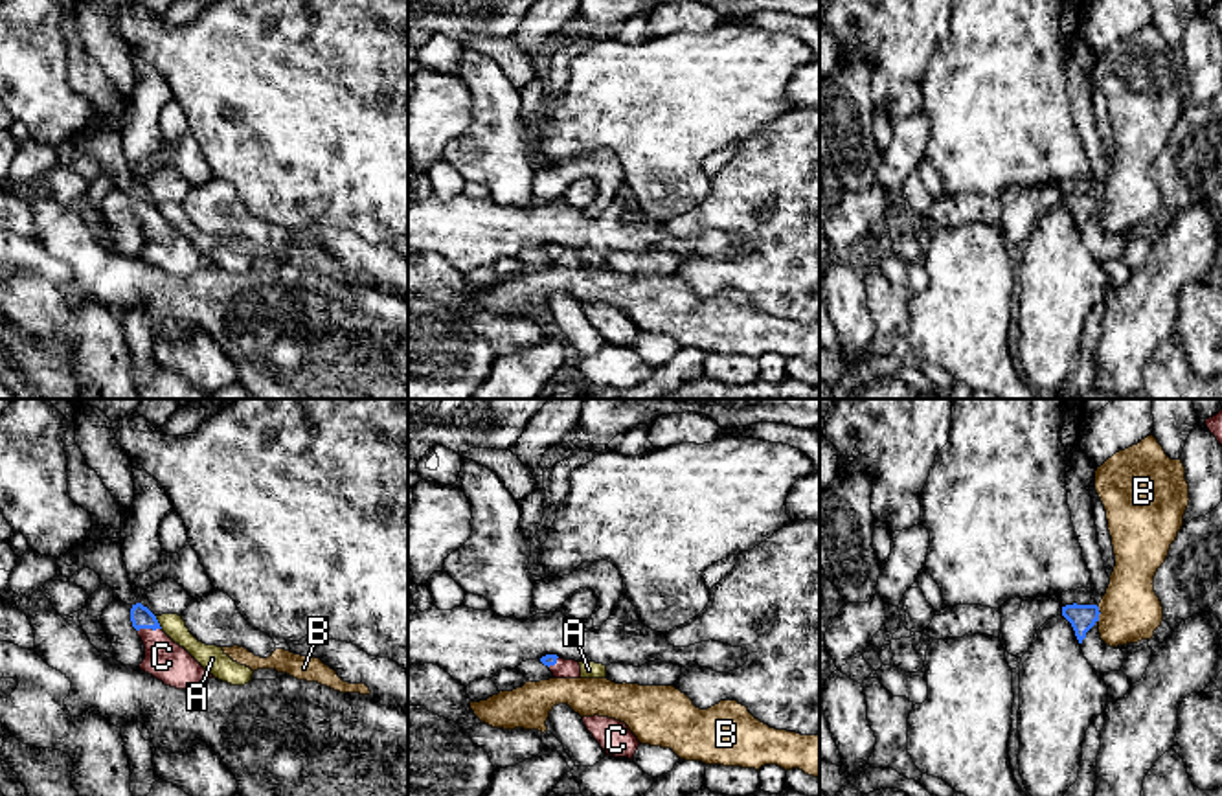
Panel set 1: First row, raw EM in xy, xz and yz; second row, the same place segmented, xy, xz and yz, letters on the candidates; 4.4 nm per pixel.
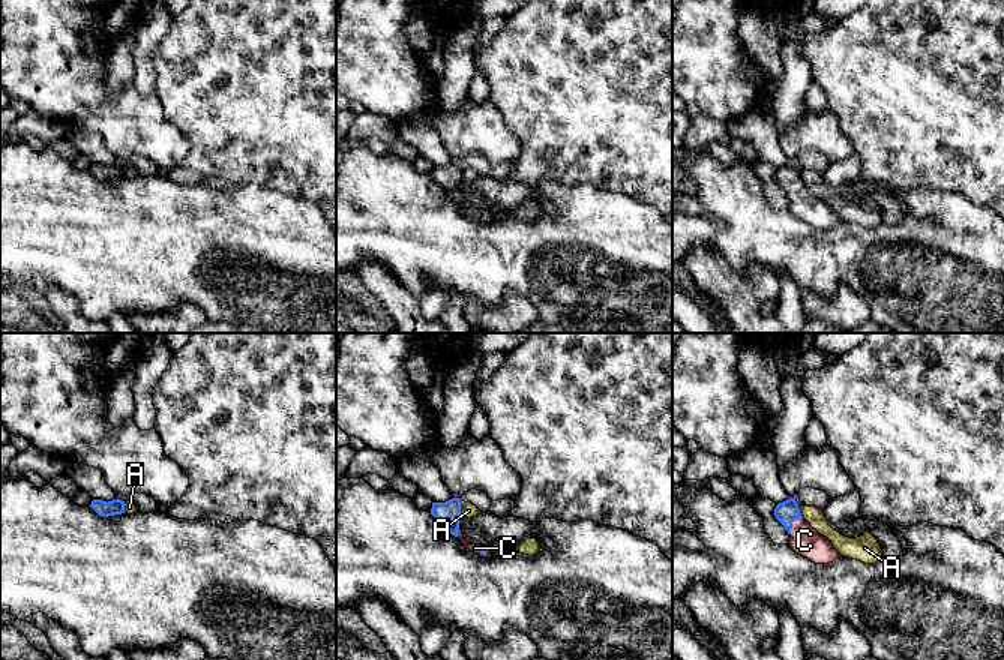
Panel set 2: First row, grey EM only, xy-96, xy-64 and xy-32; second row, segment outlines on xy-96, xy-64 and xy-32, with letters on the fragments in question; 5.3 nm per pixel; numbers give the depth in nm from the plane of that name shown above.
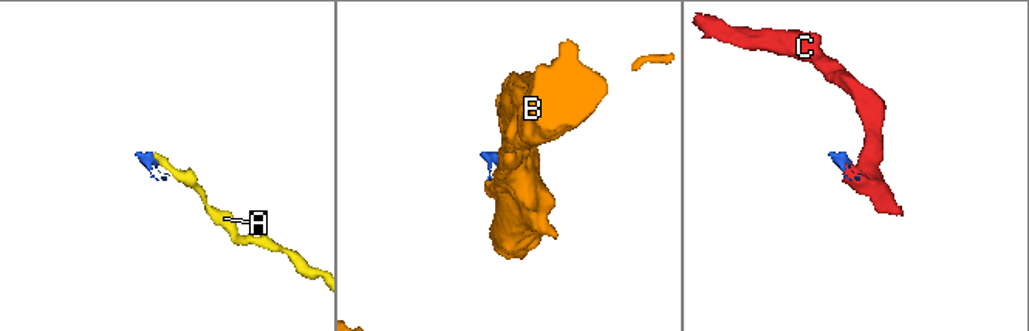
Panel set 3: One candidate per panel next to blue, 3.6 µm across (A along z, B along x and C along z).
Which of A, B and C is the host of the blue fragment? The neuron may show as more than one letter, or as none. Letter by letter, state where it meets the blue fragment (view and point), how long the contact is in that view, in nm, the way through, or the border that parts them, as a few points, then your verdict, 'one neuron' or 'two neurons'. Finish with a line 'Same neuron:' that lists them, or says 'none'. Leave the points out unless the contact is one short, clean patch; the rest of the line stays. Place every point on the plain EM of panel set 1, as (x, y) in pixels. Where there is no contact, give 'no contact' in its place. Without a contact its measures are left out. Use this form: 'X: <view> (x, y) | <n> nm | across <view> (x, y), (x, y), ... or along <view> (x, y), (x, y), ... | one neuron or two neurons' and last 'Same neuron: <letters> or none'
A: xy (157, 210) | 70 nm | along xy (155, 204), (162, 216) | two neurons
B: yz (1099, 201) | 70 nm | two neurons
C: xy (149, 216) | 110 nm | across xy (142, 206), (149, 216), (166, 249) | one neuron
Same neuron: C

